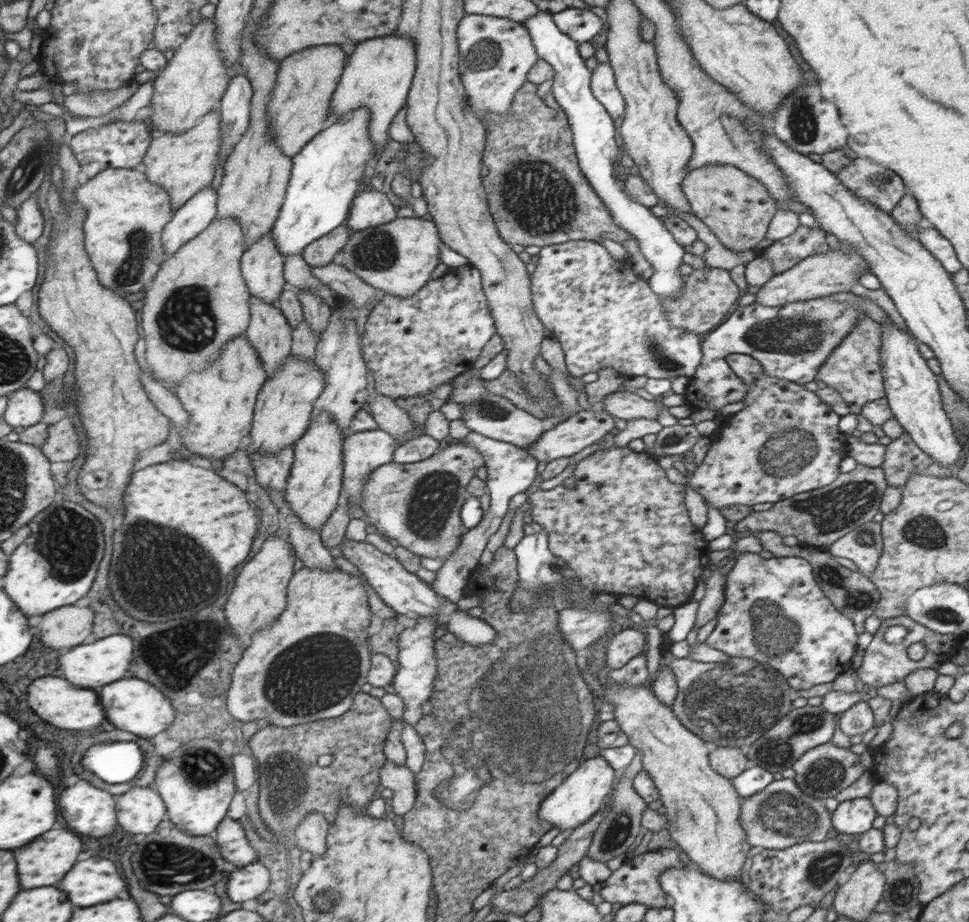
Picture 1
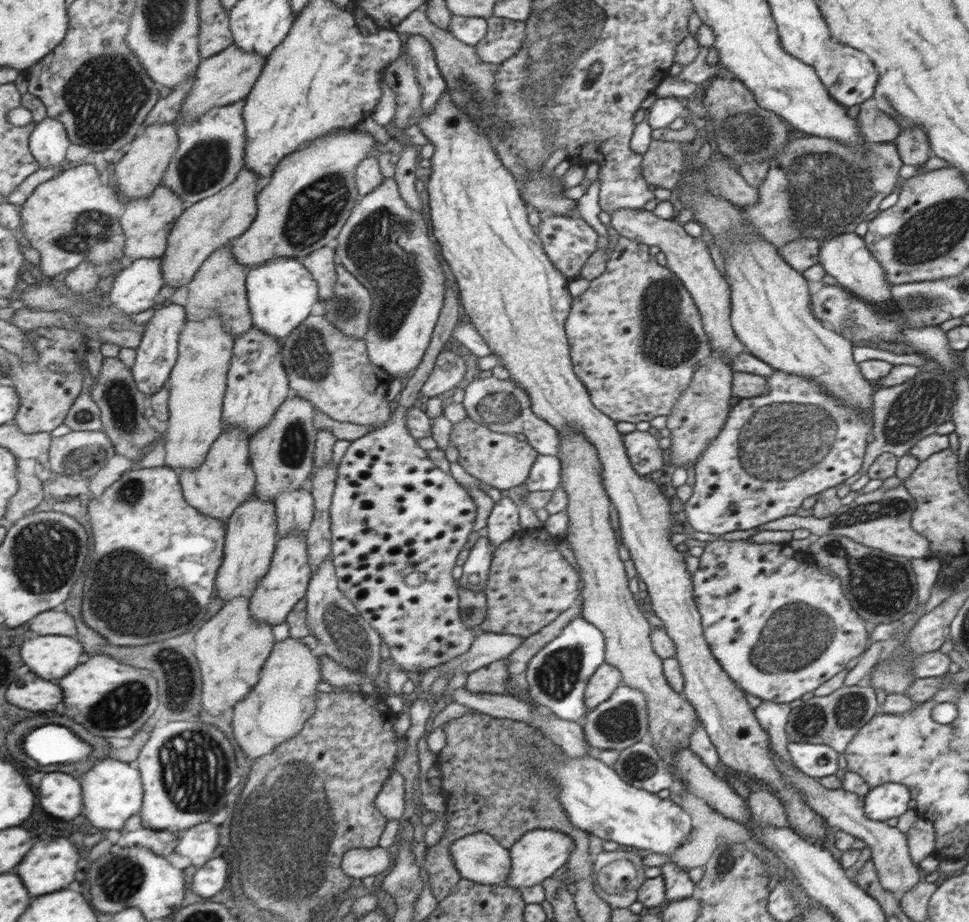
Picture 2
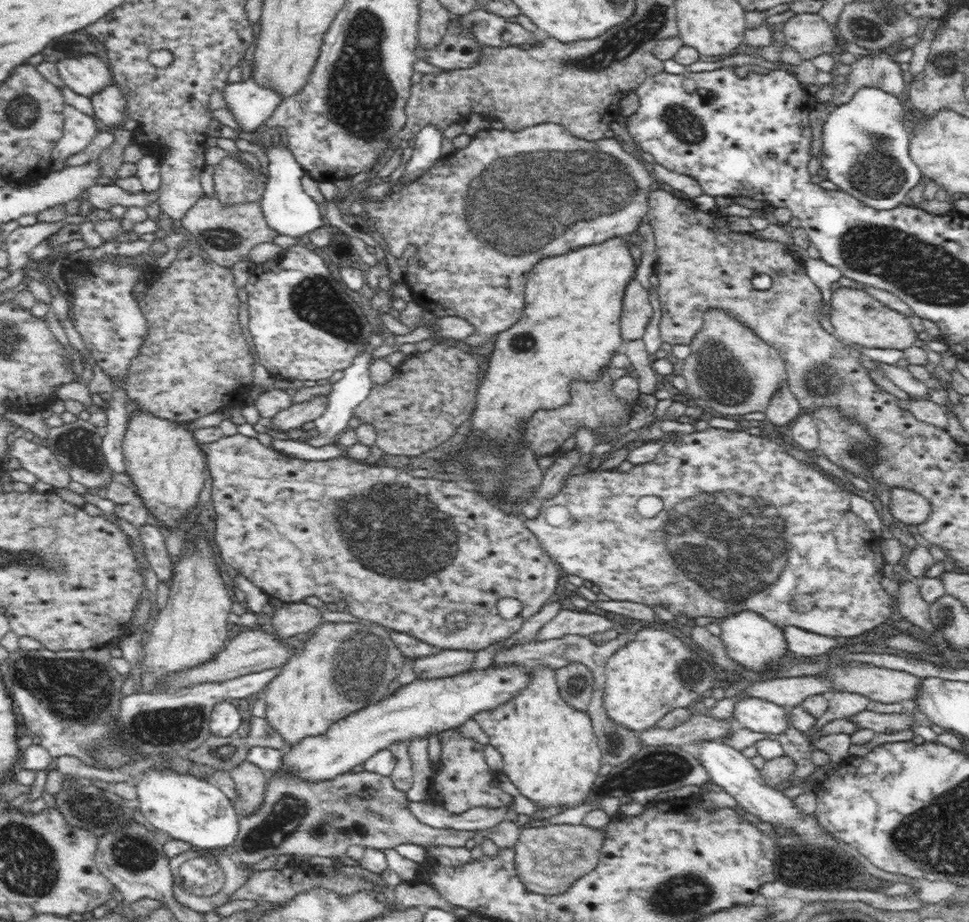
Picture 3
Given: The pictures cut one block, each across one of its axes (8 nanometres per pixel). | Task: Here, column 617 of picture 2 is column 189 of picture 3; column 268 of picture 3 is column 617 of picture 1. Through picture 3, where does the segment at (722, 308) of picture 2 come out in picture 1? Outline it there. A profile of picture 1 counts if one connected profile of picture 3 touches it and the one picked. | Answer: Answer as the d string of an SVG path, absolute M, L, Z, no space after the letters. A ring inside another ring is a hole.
M530 82L522 85L513 97L506 116L496 113L486 113L484 116L487 123L485 126L488 128L484 150L484 164L488 167L488 176L484 179L484 188L490 190L490 210L493 210L494 218L504 216L498 218L504 220L498 224L510 224L498 228L502 230L502 238L506 242L511 245L522 244L524 247L543 247L568 241L595 241L599 238L608 238L622 244L628 238L633 238L628 230L621 230L613 215L609 213L604 199L594 191L593 184L586 181L577 157L569 118L561 109L554 110L546 106L538 97L536 85Z

